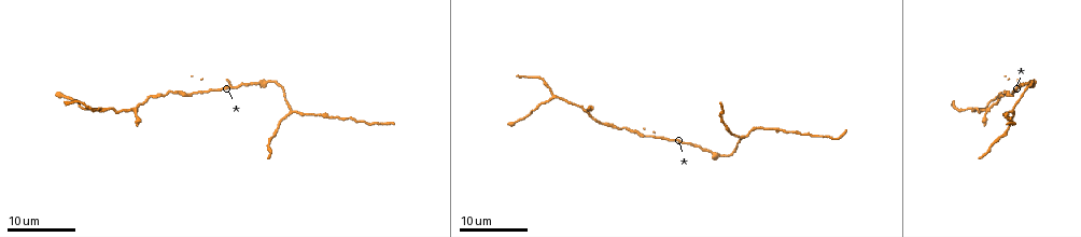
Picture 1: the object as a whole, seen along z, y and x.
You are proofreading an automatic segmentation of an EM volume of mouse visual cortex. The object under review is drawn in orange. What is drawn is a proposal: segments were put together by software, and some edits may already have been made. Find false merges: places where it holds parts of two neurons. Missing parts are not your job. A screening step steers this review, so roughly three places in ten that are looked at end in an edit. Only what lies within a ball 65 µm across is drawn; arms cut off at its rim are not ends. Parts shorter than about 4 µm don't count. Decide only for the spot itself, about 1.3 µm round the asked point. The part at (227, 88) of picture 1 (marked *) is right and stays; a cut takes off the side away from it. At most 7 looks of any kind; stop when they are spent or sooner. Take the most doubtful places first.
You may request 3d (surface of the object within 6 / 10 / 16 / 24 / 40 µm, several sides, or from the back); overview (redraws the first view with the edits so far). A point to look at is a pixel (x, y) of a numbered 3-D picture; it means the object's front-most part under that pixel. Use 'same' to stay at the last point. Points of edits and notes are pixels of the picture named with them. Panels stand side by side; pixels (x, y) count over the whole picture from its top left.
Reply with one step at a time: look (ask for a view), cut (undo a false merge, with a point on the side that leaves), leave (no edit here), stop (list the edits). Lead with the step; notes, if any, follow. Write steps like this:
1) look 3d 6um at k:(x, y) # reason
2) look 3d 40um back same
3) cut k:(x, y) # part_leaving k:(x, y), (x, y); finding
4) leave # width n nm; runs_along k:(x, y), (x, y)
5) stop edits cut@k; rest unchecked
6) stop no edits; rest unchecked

look 3d 24um at 1:(553, 96) # branch point

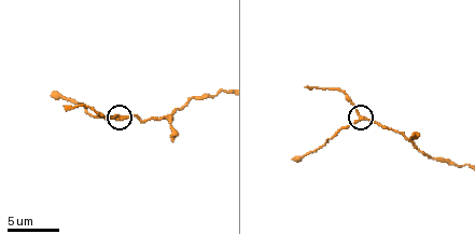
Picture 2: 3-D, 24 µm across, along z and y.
look 3d 6um at 2:(117, 117)

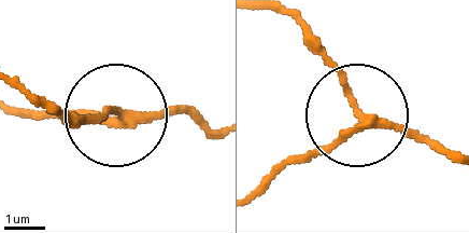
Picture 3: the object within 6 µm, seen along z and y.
leave # runs_along 3:(214, 132), (173, 114), (64, 114); continuous, no second neuron

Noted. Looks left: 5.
look 3d 24um at 1:(291, 113) # arms part here

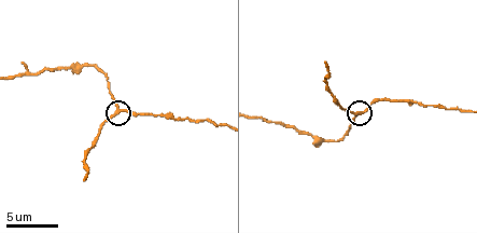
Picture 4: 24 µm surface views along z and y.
look 3d 10um at 4:(120, 109)

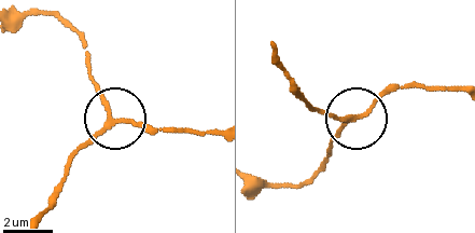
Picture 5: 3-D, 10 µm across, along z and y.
leave # runs_along 5:(257, 178), (295, 184), (323, 162), (352, 117), (316, 110); all the same neuron

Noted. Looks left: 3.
look 3d 10um at 4:(324, 140) # calibre changes

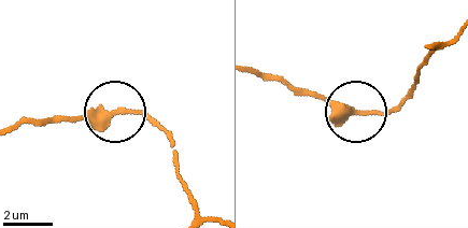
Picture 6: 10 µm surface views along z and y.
leave # runs_along 6:(253, 69), (364, 112), (388, 112), (411, 99); continuous, no second neuron

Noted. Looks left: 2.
stop no edits; rest unchecked

